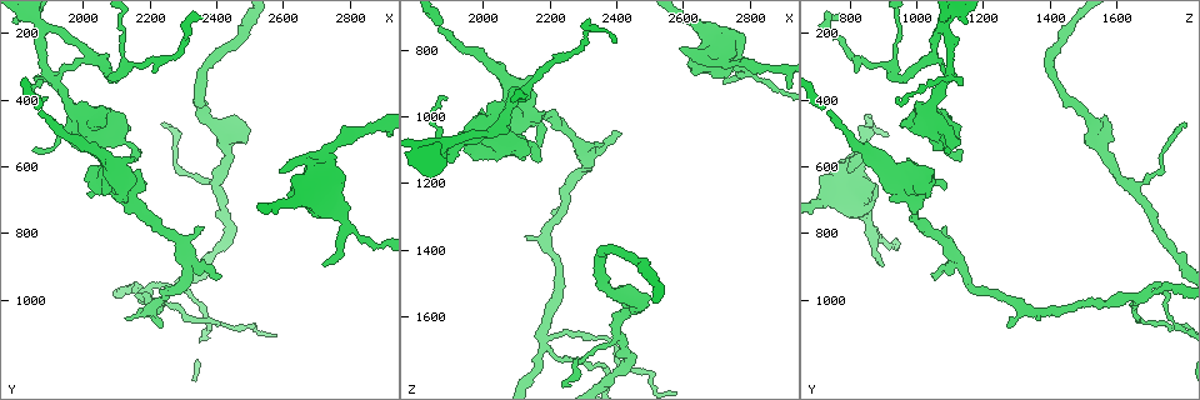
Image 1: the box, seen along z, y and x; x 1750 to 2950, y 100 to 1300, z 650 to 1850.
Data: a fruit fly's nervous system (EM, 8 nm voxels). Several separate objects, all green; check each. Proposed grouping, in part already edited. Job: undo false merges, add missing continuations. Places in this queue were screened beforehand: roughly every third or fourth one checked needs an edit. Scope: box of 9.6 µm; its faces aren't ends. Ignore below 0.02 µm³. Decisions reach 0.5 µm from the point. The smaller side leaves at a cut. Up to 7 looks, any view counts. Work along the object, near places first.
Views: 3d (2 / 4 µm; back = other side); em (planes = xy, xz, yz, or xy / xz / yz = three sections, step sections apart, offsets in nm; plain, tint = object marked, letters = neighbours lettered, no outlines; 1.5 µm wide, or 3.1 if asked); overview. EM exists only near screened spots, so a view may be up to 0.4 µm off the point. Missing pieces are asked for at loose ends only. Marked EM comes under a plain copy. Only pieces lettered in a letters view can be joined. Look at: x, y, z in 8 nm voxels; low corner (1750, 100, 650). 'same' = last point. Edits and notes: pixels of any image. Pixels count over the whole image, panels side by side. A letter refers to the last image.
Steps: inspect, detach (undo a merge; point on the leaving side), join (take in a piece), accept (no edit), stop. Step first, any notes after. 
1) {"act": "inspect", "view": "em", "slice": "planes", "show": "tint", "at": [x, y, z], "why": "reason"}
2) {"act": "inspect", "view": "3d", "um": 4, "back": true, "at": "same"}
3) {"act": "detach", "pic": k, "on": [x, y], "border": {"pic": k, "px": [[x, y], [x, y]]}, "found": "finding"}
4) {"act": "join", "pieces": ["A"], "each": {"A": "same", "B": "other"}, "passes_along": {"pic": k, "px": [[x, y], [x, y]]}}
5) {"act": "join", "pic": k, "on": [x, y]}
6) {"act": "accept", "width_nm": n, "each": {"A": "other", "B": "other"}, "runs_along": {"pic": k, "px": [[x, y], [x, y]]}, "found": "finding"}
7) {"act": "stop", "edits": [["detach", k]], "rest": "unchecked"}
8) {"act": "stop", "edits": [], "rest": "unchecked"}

{"act": "inspect", "view": "em", "slice": "planes", "show": "letters", "at": [2420, 930, 1050], "why": "branch stops here"}

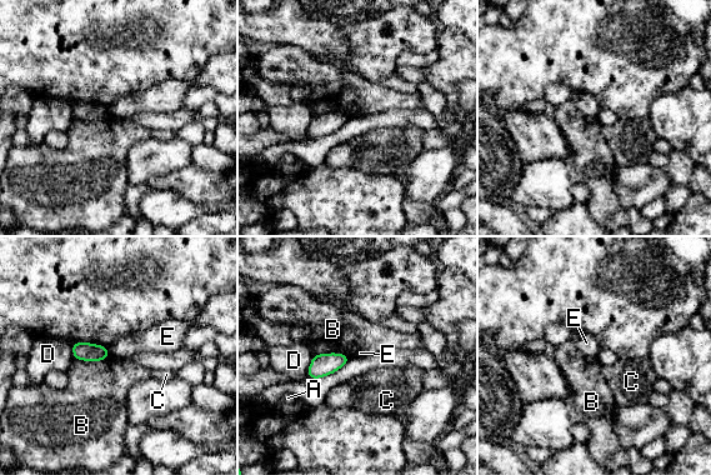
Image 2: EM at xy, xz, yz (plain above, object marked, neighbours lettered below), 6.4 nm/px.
{"act": "accept", "longest_contact_nm": ["B", 240], "each": {"A": "other", "B": "other", "C": "other", "D": "other", "E": "other"}, "border": {"pic": 2, "px": [[105, 346], [110, 355]]}, "found": "no lettered piece goes on from it"}

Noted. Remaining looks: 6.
{"act": "inspect", "view": "em", "slice": "planes", "show": "letters", "at": [2730, 570, 840], "why": "calibre changes"}

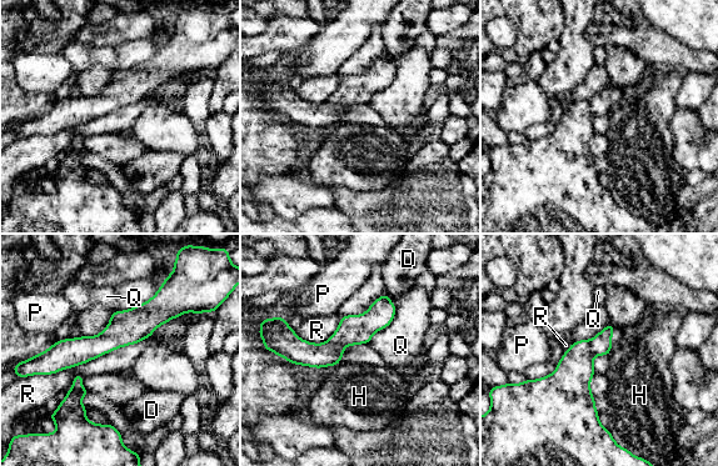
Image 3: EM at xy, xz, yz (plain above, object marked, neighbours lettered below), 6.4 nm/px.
{"act": "detach", "pic": 3, "on": [298, 351], "width_nm": 150, "each": {"D": "other", "H": "other", "P": "other", "Q": "other", "R": "other"}, "border": {"pic": 3, "px": [[327, 341], [343, 347]]}, "found": "a second neuron is stuck on"}

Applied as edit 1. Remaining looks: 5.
{"act": "inspect", "view": "overview", "why": "see it whole again"}

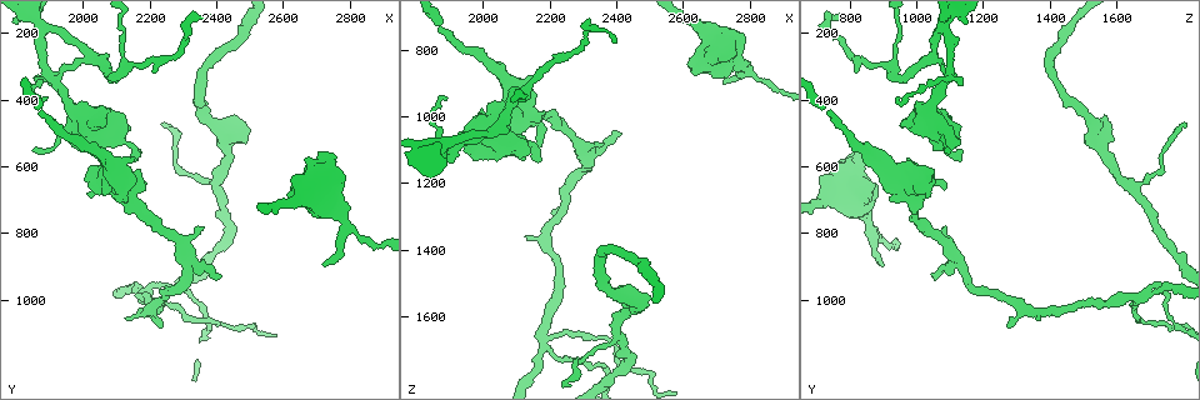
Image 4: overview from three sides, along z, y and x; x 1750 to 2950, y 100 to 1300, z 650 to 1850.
{"act": "inspect", "view": "em", "slice": "xz", "step": 8, "show": "tint", "at": [2170, 550, 1140], "why": "branch stops here"}

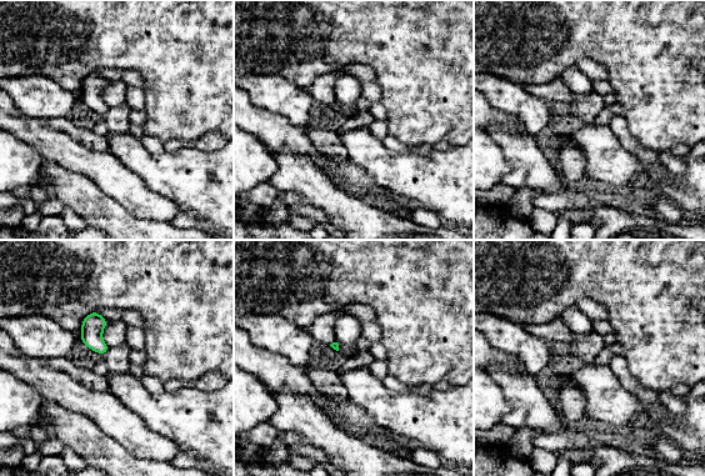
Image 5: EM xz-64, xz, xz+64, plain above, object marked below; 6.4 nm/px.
{"act": "inspect", "view": "em", "slice": "planes", "show": "letters", "at": "same", "why": "another direction"}

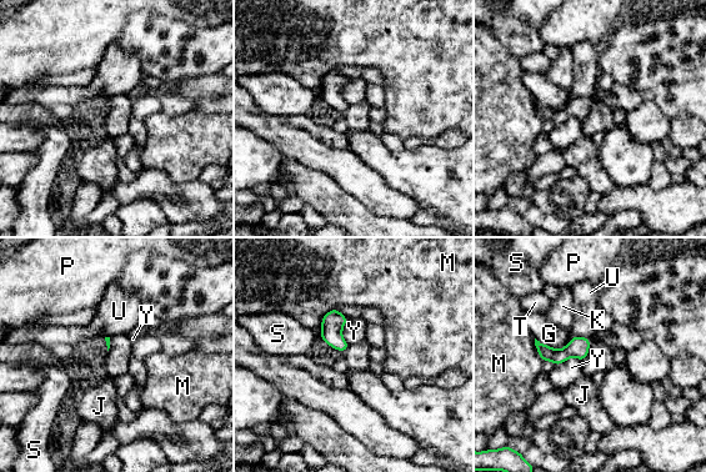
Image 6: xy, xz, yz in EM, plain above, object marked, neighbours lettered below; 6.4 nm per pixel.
{"act": "accept", "each": {"G": "other", "J": "other", "K": "other", "M": "other", "P": "other", "S": "other", "T": "other", "U": "other", "Y": "other"}, "found": "none of them fits"}

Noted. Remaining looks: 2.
{"act": "stop", "edits": [["detach", 3]], "rest": "unchecked"}

